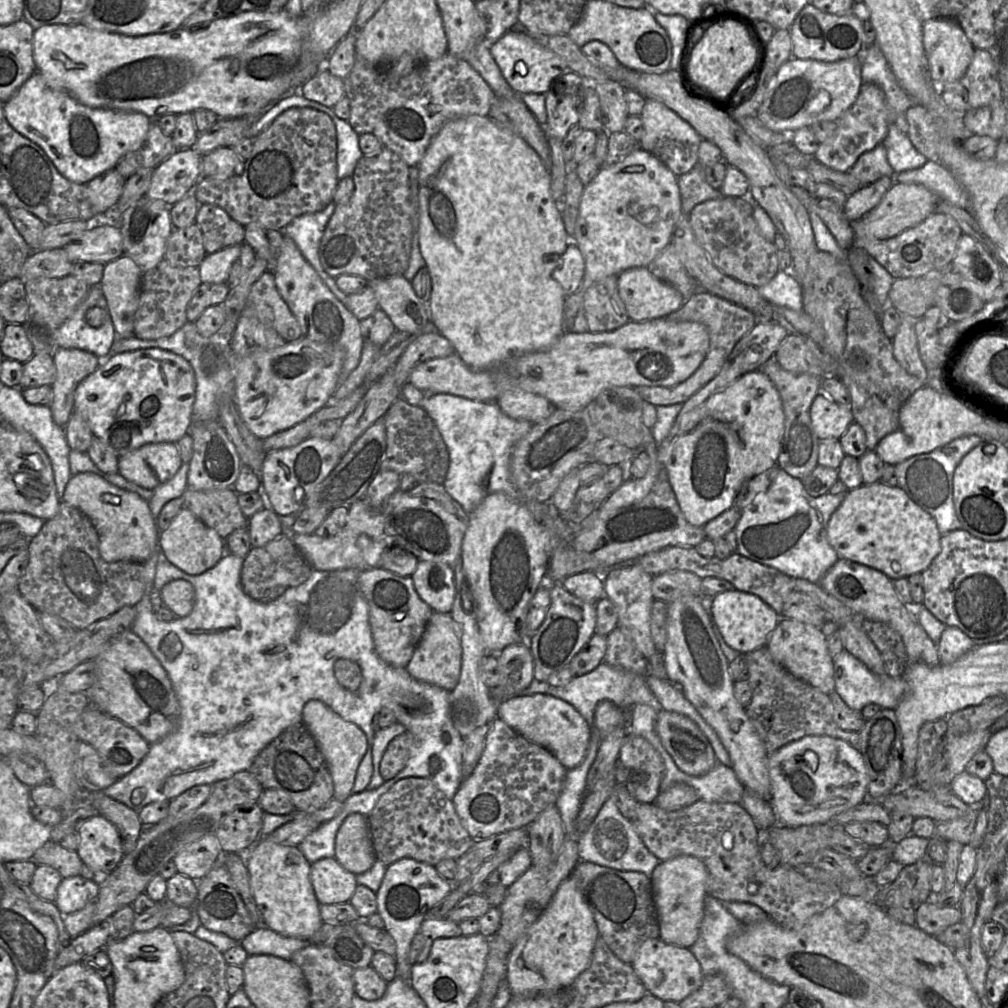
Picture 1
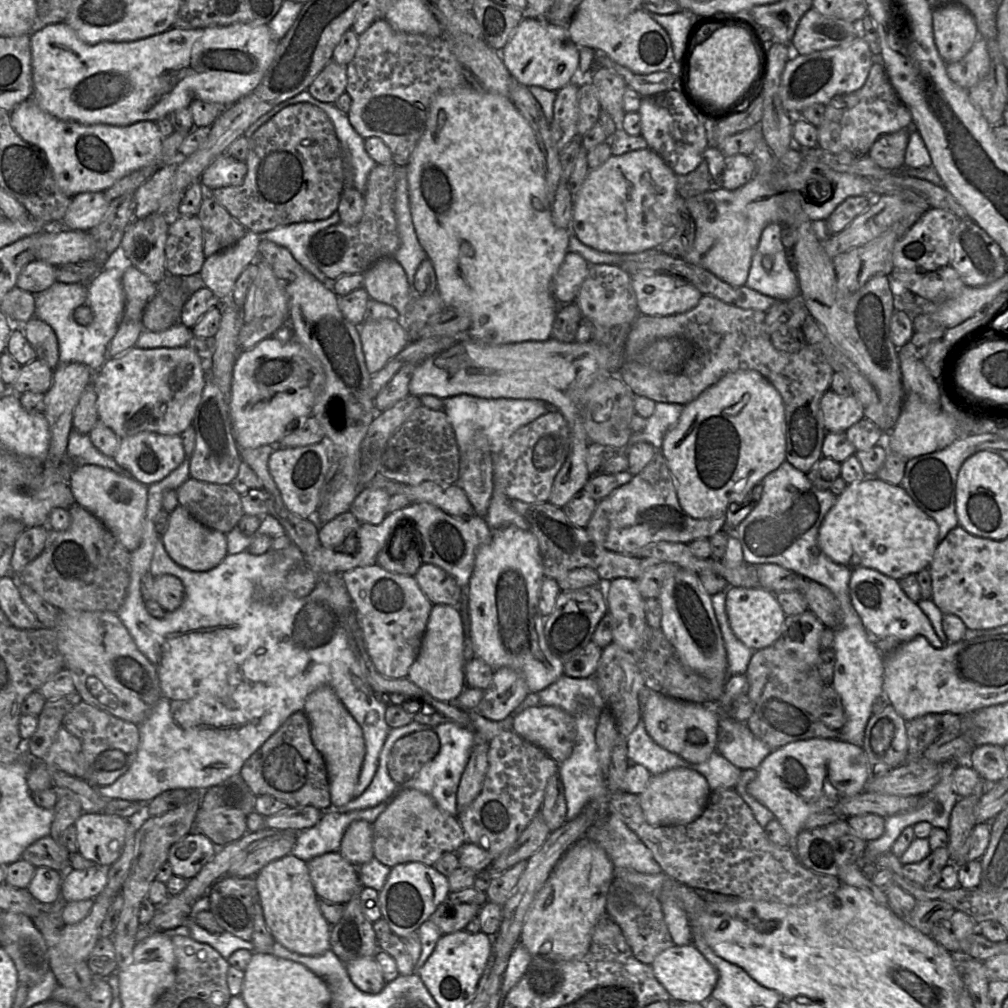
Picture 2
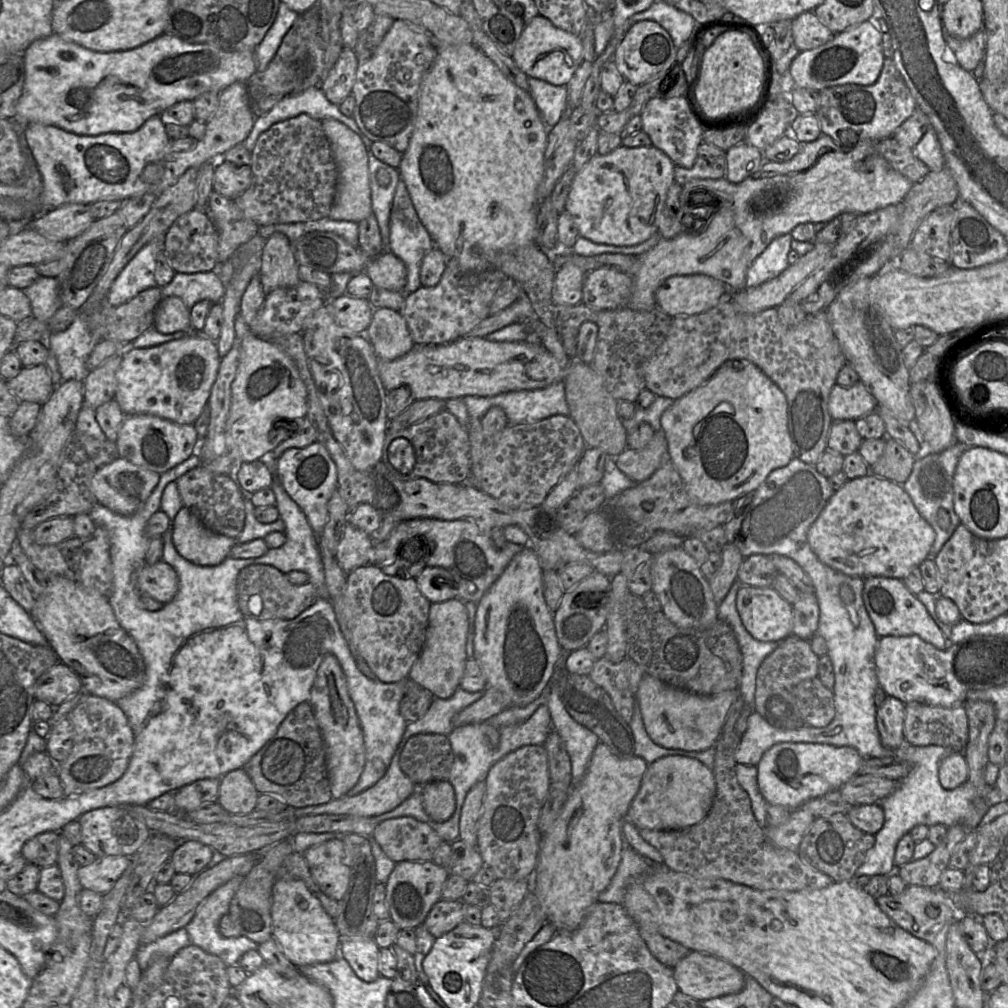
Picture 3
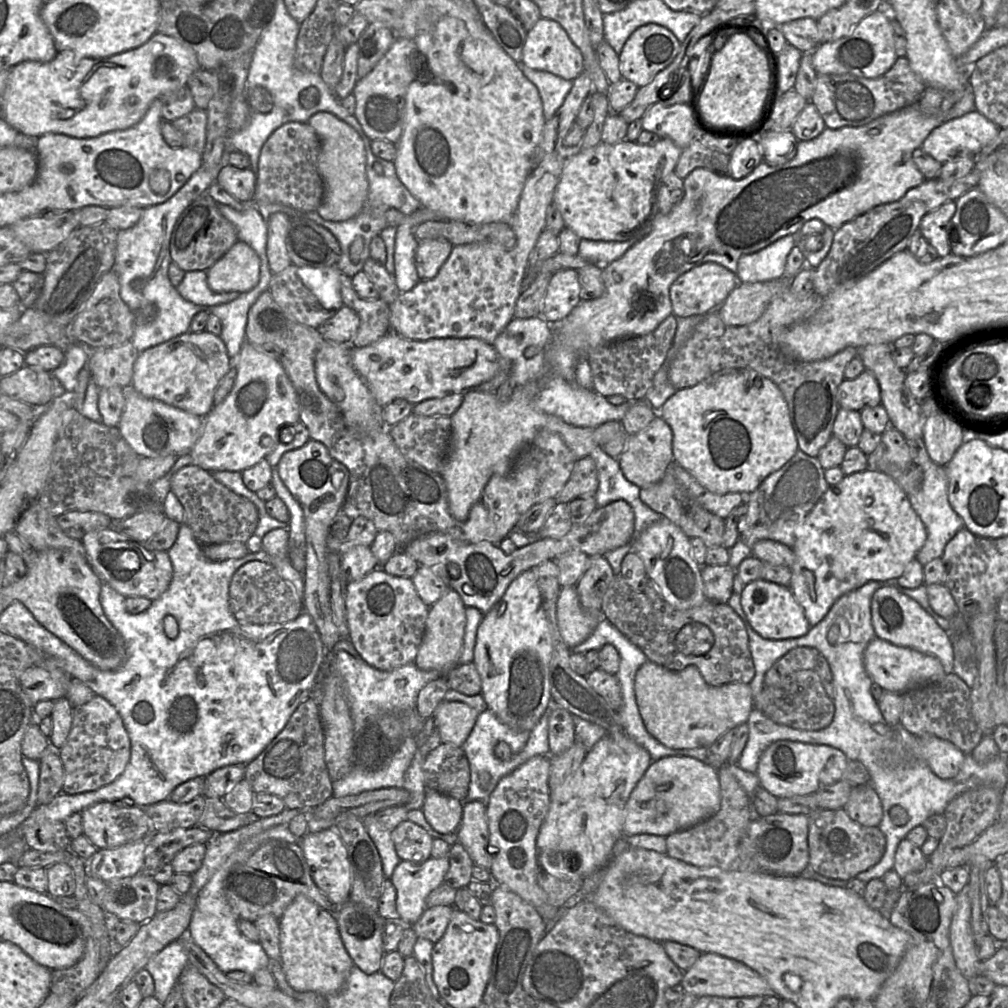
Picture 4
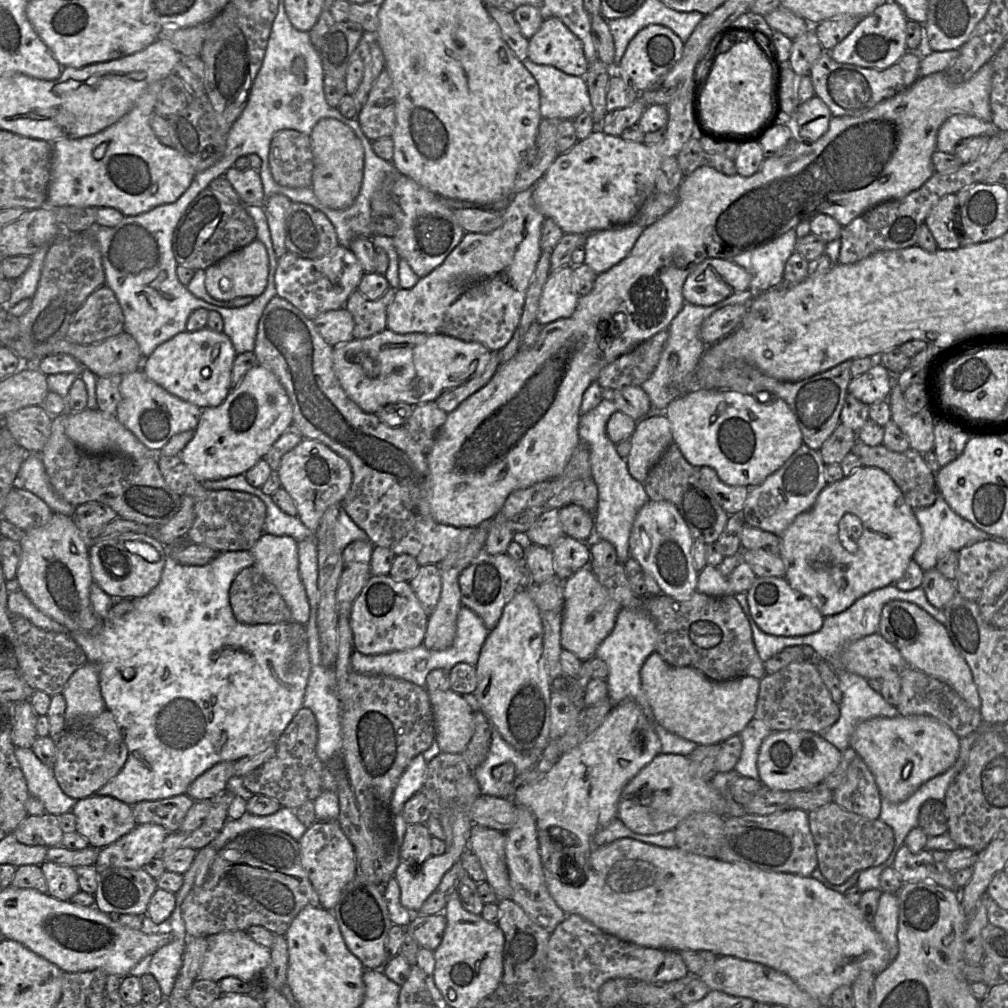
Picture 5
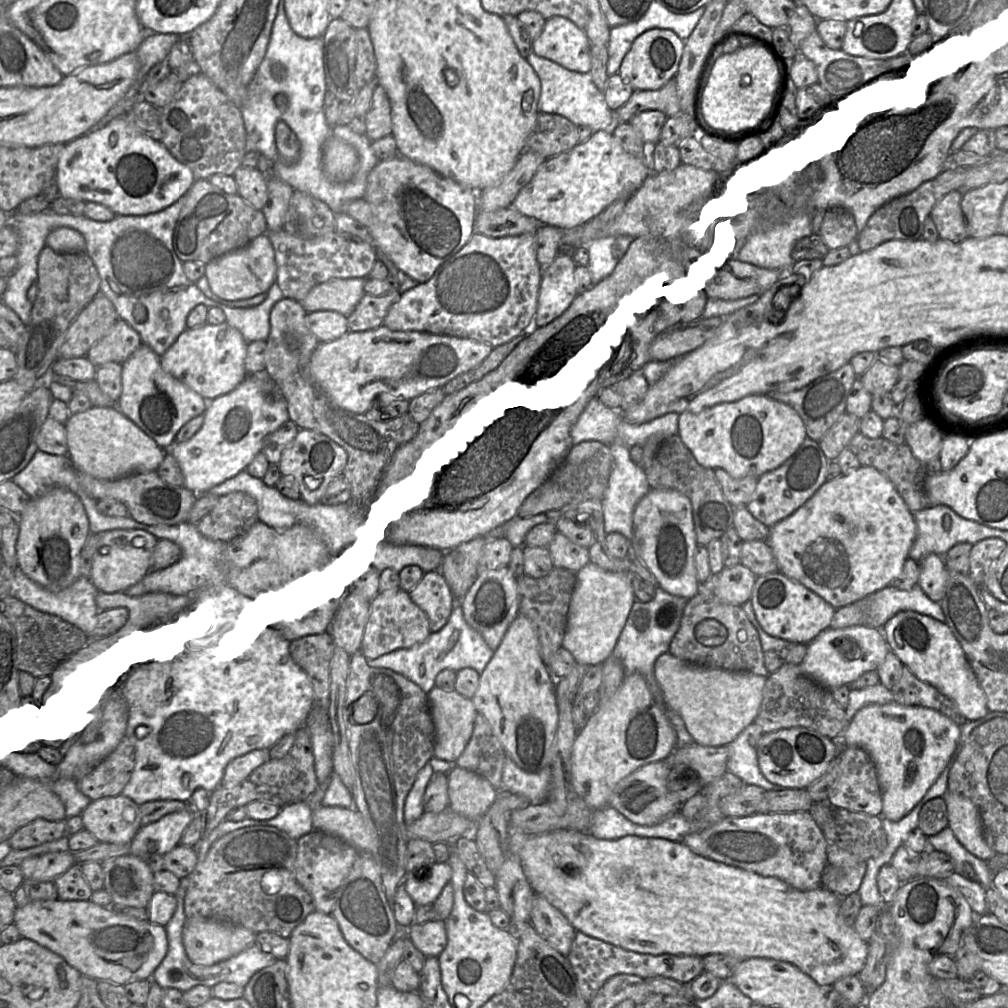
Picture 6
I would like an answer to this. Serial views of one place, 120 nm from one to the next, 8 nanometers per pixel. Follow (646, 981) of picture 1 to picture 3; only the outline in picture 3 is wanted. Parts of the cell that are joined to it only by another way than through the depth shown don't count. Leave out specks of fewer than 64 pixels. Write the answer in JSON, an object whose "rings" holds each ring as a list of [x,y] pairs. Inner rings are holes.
{"rings":[[[690,951],[674,967],[679,991],[699,1002],[740,992],[745,974],[732,964],[712,955]]]}

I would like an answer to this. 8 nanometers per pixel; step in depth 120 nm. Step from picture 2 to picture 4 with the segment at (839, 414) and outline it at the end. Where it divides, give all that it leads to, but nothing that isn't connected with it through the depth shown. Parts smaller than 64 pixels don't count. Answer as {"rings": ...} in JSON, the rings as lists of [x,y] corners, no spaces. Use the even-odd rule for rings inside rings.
{"rings":[[[865,370],[853,380],[843,380],[837,390],[839,408],[861,411],[866,407],[881,404],[880,387],[877,379],[869,370]]]}

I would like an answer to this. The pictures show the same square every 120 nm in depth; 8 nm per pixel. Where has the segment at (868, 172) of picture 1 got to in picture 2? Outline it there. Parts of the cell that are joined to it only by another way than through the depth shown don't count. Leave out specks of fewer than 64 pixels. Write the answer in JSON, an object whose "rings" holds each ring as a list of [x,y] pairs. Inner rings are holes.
{"rings":[[[913,128],[882,135],[872,145],[868,156],[880,167],[891,171],[904,168],[904,158],[910,133]]]}

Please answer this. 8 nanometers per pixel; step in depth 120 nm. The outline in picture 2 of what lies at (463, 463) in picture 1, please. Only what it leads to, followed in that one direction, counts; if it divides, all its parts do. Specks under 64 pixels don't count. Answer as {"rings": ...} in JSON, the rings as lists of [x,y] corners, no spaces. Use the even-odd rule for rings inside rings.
{"rings":[[[461,394],[443,400],[443,412],[454,430],[460,456],[462,456],[476,433],[483,433],[490,442],[493,456],[502,450],[506,440],[523,427],[549,411],[549,404],[536,399],[485,399]],[[494,485],[493,487],[488,512],[484,519],[492,531],[510,525],[523,530],[529,530],[528,523],[511,506],[511,500],[501,491],[500,485]]]}

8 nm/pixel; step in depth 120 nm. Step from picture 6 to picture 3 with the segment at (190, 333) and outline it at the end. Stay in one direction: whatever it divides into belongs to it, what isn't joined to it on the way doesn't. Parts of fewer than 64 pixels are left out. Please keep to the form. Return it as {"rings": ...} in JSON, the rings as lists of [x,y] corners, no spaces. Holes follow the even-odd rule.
{"rings":[[[202,333],[157,346],[128,348],[116,372],[114,399],[126,416],[149,414],[177,424],[193,424],[208,402],[220,362],[216,341]]]}

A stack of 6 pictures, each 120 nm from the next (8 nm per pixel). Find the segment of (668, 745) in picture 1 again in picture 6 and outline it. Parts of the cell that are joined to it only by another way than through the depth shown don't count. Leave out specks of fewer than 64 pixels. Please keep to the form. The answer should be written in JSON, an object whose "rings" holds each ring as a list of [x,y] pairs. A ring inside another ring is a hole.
{"rings":[[[670,653],[661,654],[654,664],[654,676],[666,710],[678,713],[694,743],[703,746],[725,746],[754,722],[763,698],[766,677],[749,671],[704,668],[682,661]]]}

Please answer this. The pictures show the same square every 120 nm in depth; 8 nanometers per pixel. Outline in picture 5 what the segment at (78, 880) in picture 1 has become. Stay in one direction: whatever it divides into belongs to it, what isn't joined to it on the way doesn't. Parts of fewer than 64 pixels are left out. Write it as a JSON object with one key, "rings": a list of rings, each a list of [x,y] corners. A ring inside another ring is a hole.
{"rings":[[[137,824],[129,833],[101,848],[95,866],[140,869],[160,854],[168,833],[172,832],[158,824]]]}

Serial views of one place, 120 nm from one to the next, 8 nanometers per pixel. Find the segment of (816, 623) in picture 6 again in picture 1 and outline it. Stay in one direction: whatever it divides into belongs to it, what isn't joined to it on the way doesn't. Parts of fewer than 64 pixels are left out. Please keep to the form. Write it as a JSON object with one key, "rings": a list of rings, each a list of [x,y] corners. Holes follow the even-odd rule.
{"rings":[[[736,589],[714,596],[711,612],[711,618],[719,628],[725,642],[740,654],[747,654],[764,647],[780,621],[780,616],[761,598]]]}

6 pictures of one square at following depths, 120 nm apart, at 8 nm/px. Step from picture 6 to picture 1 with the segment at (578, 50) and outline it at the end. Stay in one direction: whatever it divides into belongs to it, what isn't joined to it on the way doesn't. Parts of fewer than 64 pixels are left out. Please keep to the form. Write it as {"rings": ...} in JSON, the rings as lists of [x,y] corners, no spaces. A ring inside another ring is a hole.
{"rings":[[[511,29],[505,33],[499,40],[490,43],[490,52],[501,70],[504,79],[507,81],[511,89],[519,94],[535,93],[546,94],[550,88],[551,83],[563,72],[571,71],[565,62],[565,60],[547,49],[538,40],[527,34],[522,30]]]}

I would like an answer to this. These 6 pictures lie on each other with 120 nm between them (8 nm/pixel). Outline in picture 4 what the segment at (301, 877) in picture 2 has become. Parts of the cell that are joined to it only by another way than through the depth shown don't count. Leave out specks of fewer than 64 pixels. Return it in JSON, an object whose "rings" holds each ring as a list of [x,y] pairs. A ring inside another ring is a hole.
{"rings":[[[299,894],[279,919],[280,961],[288,983],[297,991],[315,991],[322,995],[338,993],[345,985],[354,962],[341,939],[334,911],[322,908],[305,895]]]}

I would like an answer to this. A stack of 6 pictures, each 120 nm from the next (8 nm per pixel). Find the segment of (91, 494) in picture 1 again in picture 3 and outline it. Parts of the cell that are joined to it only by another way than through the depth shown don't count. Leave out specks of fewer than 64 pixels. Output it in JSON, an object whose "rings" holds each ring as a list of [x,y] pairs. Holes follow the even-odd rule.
{"rings":[[[119,458],[100,468],[90,481],[96,502],[120,515],[132,515],[146,502],[160,480],[160,474]]]}

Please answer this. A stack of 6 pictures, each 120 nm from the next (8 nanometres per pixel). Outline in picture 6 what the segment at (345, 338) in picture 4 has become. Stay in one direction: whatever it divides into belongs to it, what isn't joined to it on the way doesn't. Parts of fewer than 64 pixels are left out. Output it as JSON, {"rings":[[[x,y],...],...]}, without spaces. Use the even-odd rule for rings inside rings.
{"rings":[[[336,311],[311,312],[306,321],[320,343],[335,341],[349,332],[348,317]]]}

